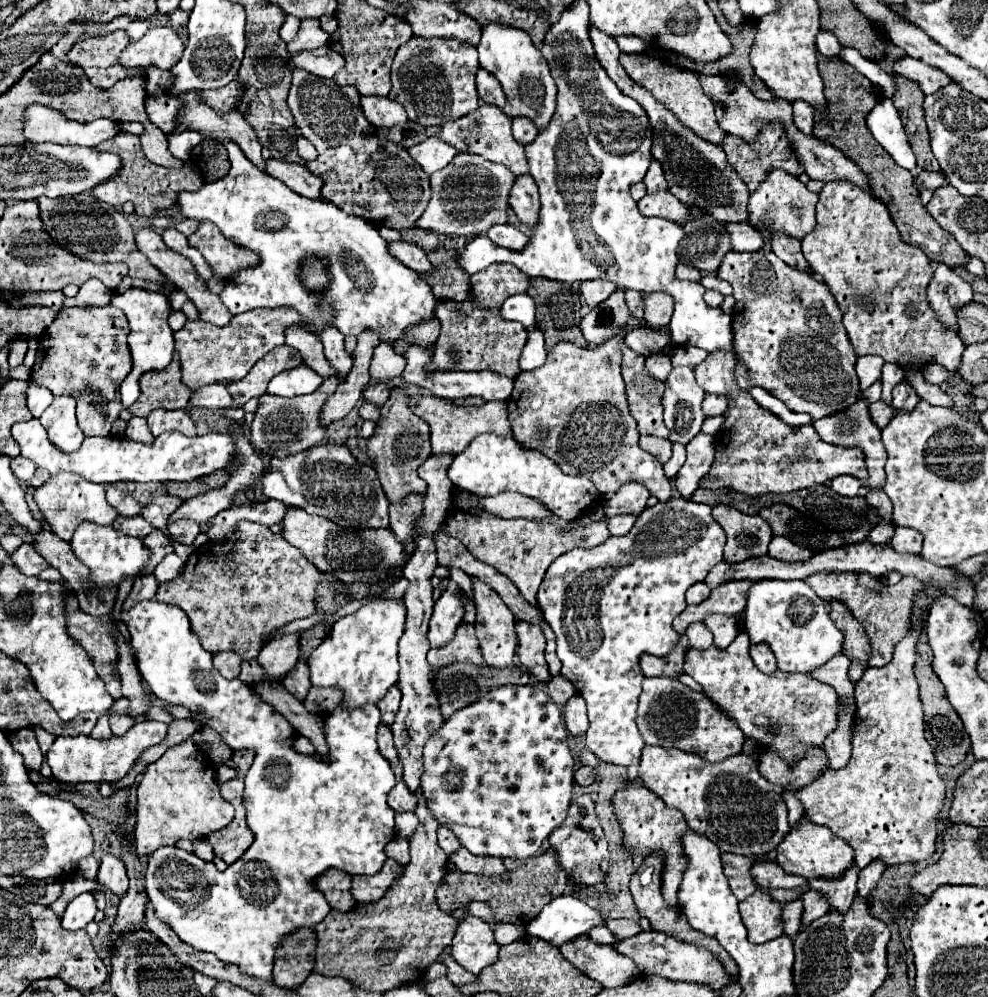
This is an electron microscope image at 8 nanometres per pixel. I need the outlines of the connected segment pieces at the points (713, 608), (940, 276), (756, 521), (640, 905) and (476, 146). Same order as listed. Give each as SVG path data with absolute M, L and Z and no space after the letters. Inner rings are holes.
M734 580L726 586L718 586L712 590L710 598L696 606L686 606L686 610L674 620L674 630L684 634L684 630L692 622L700 622L710 614L738 614L746 606L746 590L750 588L750 580Z
M938 264L928 286L928 304L938 314L944 328L958 332L956 312L972 302L972 288L946 264Z
M724 504L714 506L712 516L716 522L720 522L728 538L726 548L724 548L726 562L742 562L754 556L768 554L772 530L764 518L760 518L758 514L748 516Z
M654 854L654 856L650 856L650 858L644 858L644 864L642 864L640 870L634 872L634 876L632 876L632 882L630 882L632 888L630 888L630 890L632 890L632 896L634 896L634 902L636 902L636 908L638 908L640 916L648 918L650 924L652 924L652 928L654 928L656 932L674 936L674 938L680 940L680 942L694 944L694 946L698 946L698 948L708 950L712 956L716 956L716 958L722 962L724 970L736 980L736 978L738 978L738 966L736 966L736 962L722 950L722 946L720 946L714 938L710 938L710 936L694 930L694 928L688 924L686 916L684 916L680 910L670 910L670 908L662 902L662 896L660 896L660 870L662 870L662 854Z
M480 104L472 114L466 114L458 120L448 120L444 124L438 126L438 138L452 144L458 152L470 152L470 154L478 154L490 162L498 162L504 164L506 168L510 168L514 172L514 176L518 174L526 174L528 166L526 166L526 156L524 156L524 148L520 142L516 142L516 138L512 136L512 120L494 104Z

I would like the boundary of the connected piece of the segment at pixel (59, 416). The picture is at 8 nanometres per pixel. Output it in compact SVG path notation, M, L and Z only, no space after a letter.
M70 396L54 398L54 402L40 416L42 426L46 426L48 440L62 454L72 454L82 446L84 432L76 424L76 402Z

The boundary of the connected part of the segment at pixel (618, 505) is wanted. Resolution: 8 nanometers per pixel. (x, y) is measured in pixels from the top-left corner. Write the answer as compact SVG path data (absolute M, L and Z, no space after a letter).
M628 482L626 486L622 486L622 490L618 490L618 494L614 494L614 498L606 502L606 516L608 518L618 516L618 514L638 516L646 508L648 496L650 492L646 490L646 486L638 482Z

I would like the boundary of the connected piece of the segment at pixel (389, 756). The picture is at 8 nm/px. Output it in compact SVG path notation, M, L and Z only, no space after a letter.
M386 724L378 726L378 746L380 746L382 756L388 762L398 762L398 754L396 754L394 742L392 742L392 732L390 732L390 728Z

